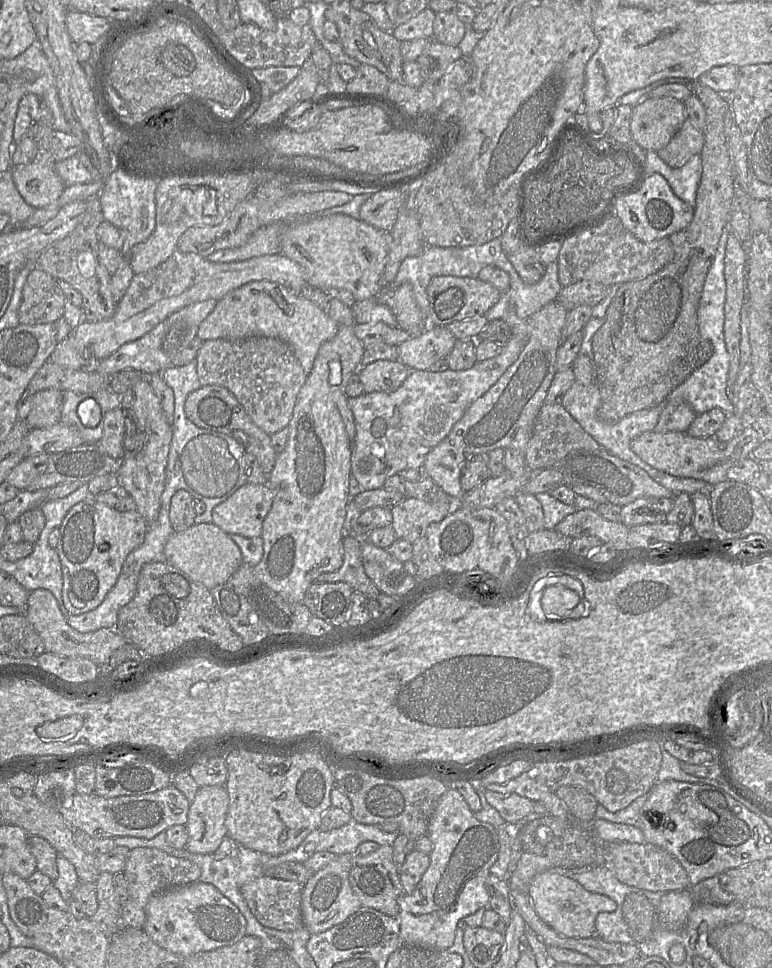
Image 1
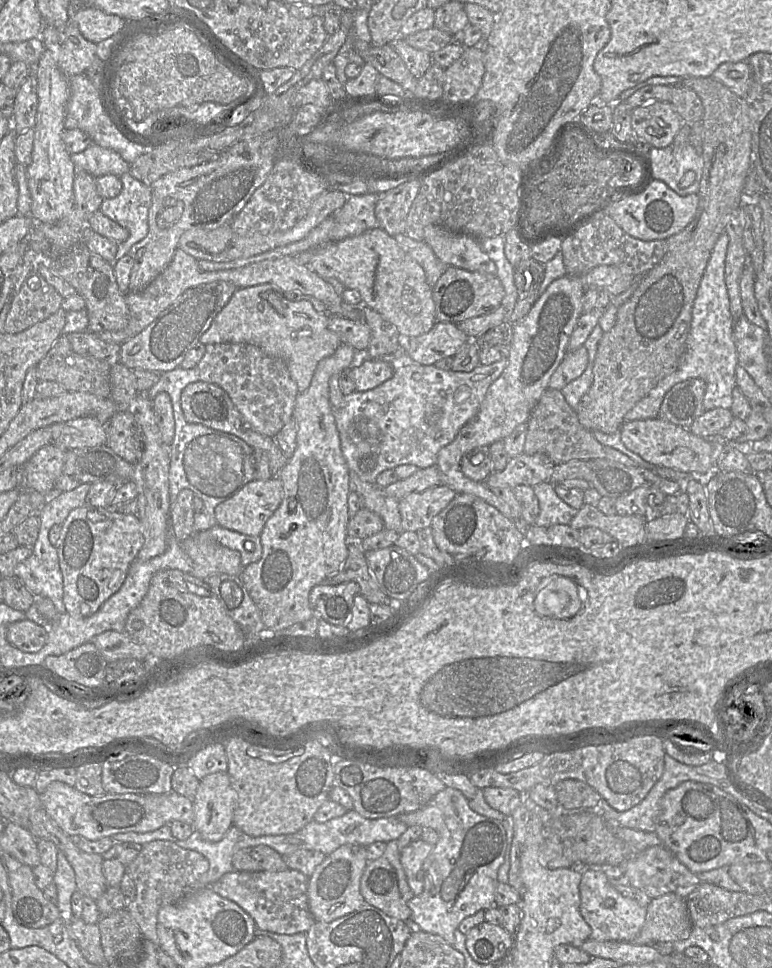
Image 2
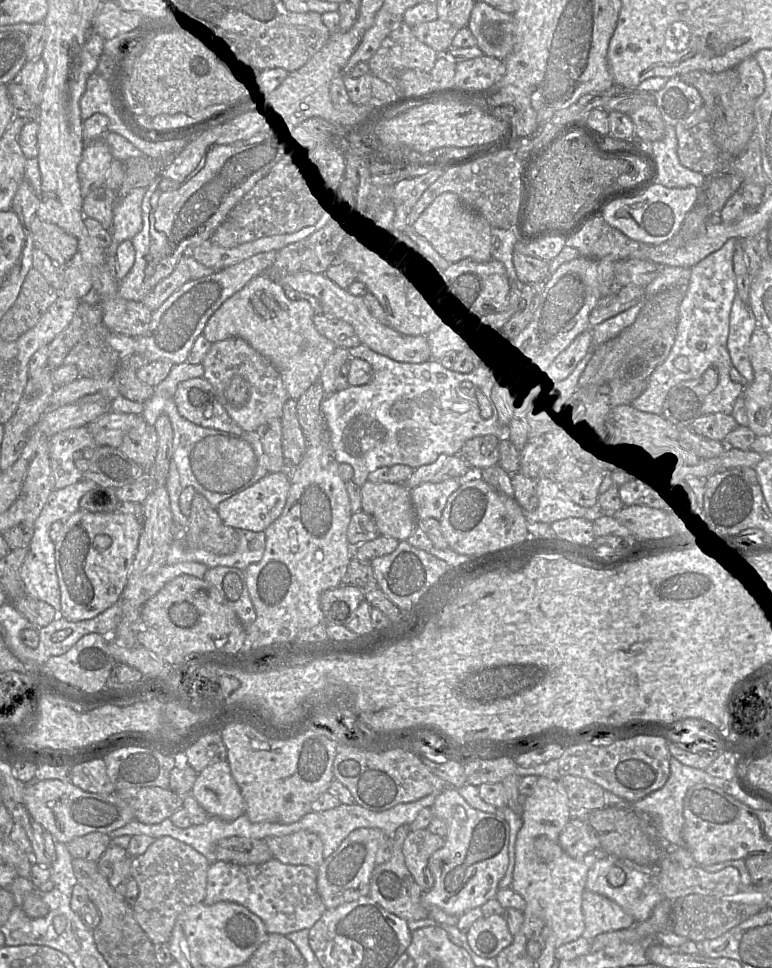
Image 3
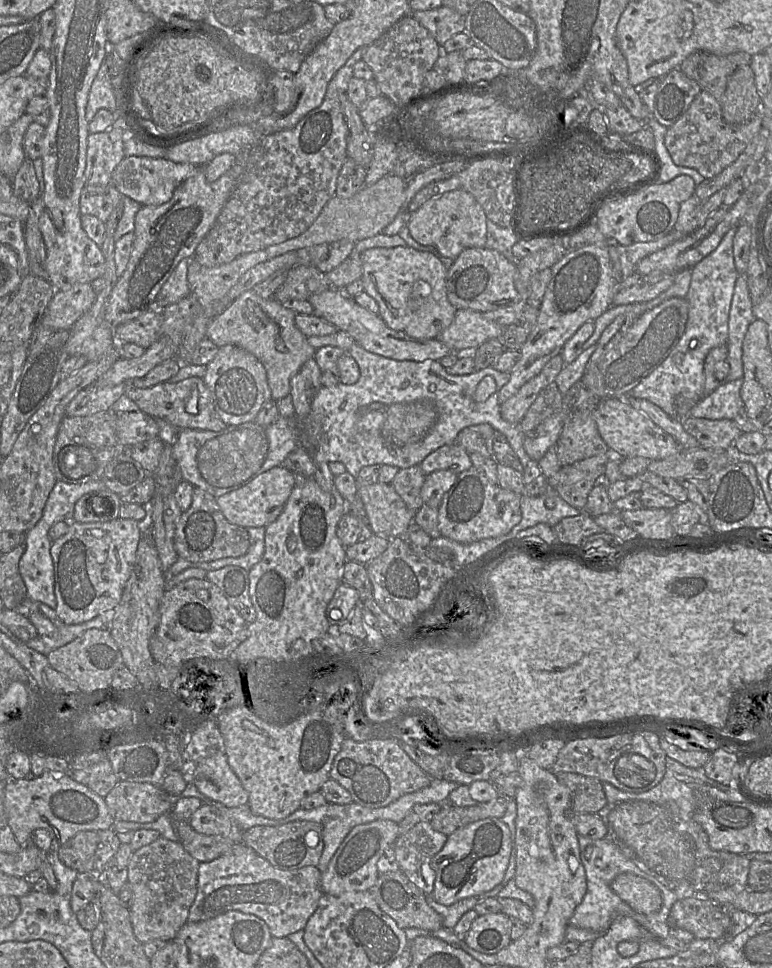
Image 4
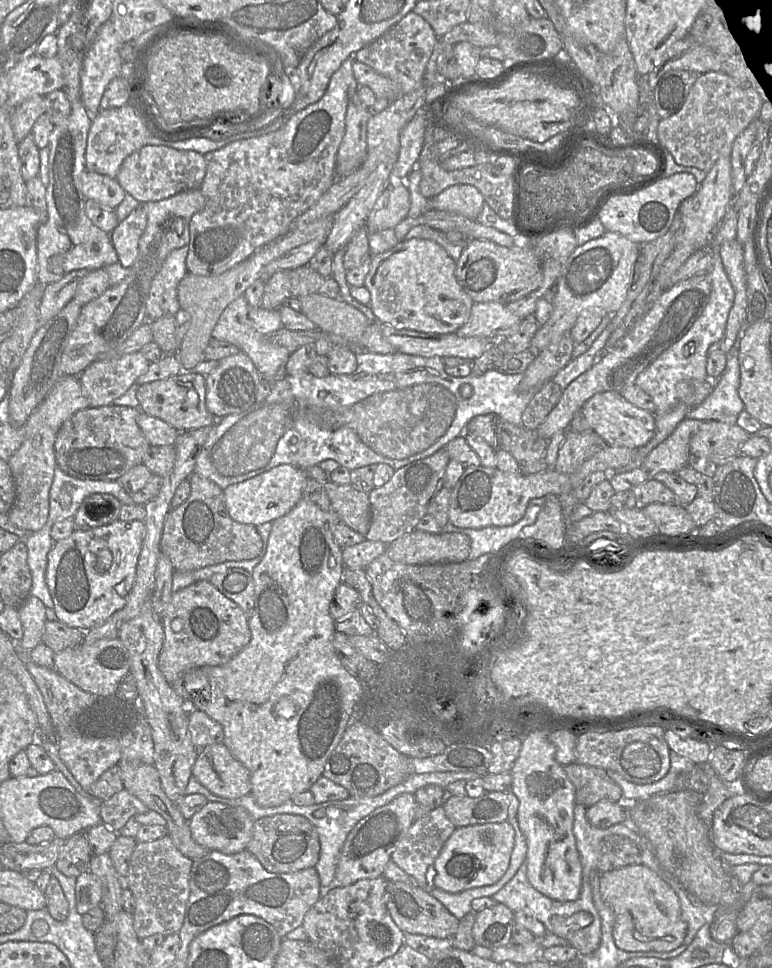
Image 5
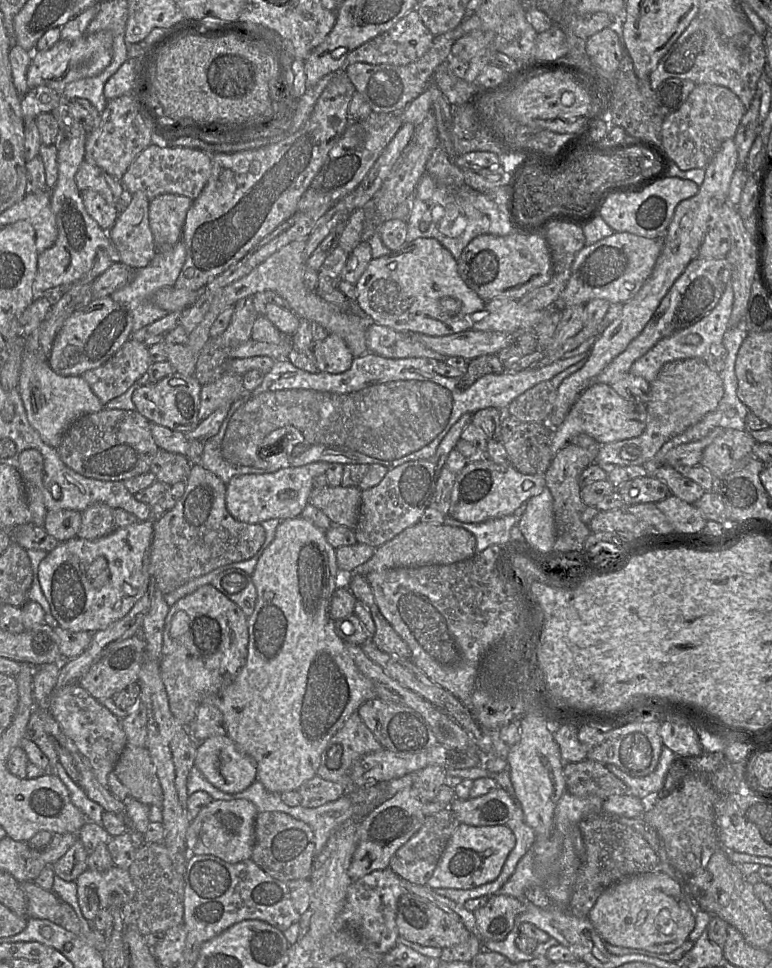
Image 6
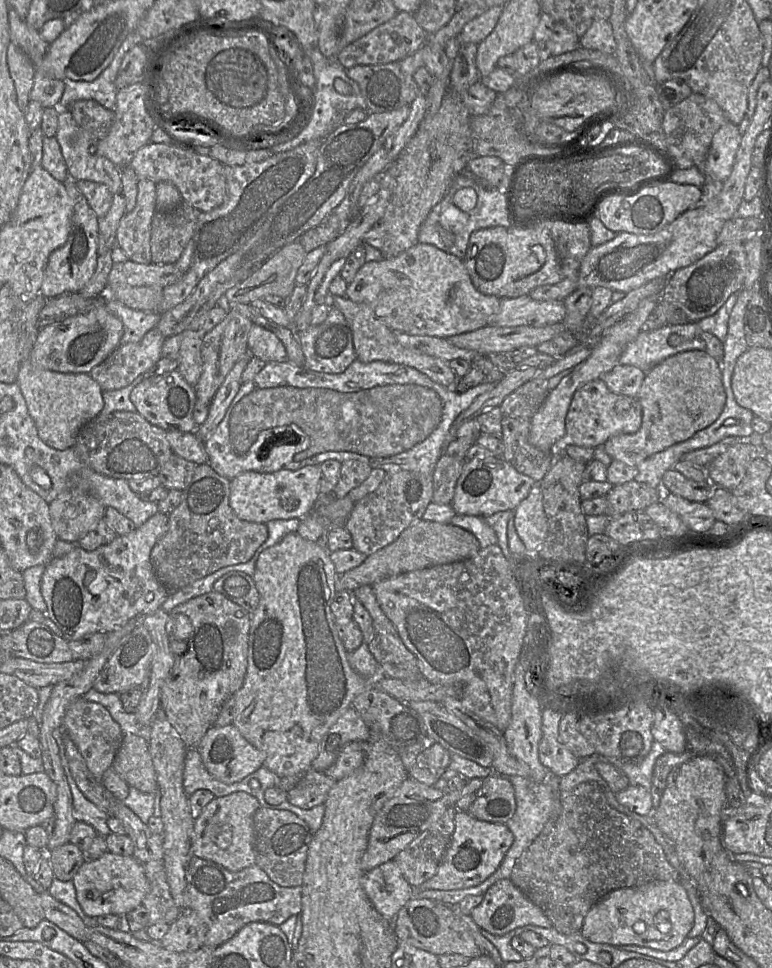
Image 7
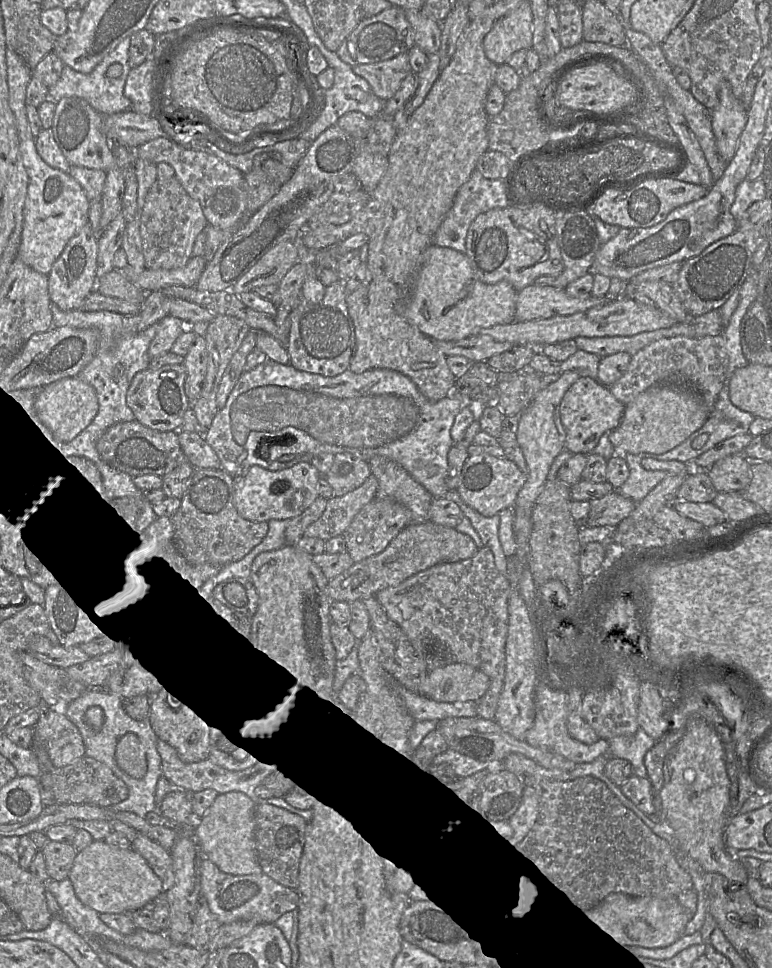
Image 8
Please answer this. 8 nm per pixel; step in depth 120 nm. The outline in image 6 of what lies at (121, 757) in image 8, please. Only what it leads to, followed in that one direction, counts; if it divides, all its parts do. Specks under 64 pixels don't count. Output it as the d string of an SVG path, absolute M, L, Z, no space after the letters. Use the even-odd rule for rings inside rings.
M127 743L115 765L114 772L127 788L128 796L143 804L156 805L162 809L162 787L146 747Z

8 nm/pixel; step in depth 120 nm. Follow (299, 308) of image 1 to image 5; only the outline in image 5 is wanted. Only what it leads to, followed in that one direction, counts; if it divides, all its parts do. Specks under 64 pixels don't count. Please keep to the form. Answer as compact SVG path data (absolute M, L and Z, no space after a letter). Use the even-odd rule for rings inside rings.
M240 296L224 309L212 330L211 337L235 345L251 359L262 380L273 382L287 375L285 370L281 371L285 368L291 354L272 339L273 334L281 328L283 327L278 309L266 310L262 307L252 307L243 296Z

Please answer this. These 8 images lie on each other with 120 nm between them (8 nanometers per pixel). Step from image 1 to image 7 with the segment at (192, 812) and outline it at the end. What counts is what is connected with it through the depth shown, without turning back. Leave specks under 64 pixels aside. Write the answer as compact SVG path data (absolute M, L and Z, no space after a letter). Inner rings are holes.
M233 724L223 727L212 725L199 742L197 750L207 771L225 784L240 782L265 762L265 754L250 744Z

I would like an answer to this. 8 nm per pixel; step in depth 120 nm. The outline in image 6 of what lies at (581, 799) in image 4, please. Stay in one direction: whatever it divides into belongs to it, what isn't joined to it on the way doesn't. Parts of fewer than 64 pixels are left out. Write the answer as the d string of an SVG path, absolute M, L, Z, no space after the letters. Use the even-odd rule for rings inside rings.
M593 760L565 763L563 774L567 791L577 797L596 796L605 800L628 792L626 785L604 764Z

